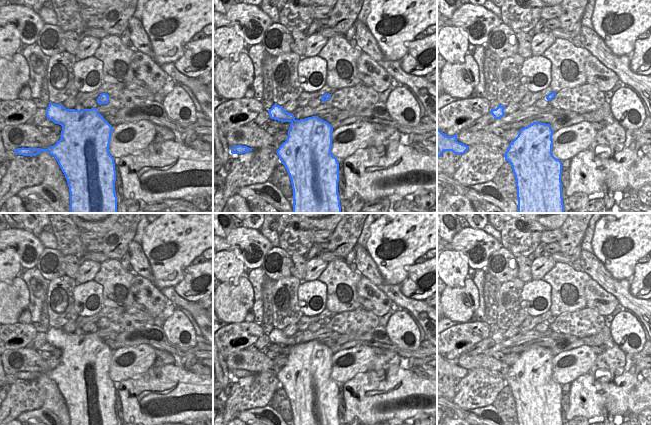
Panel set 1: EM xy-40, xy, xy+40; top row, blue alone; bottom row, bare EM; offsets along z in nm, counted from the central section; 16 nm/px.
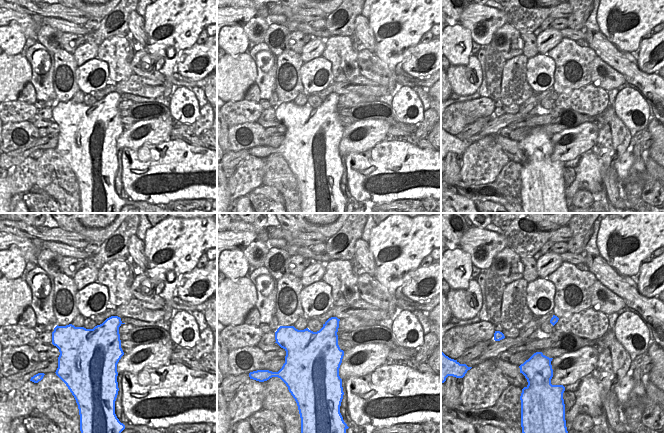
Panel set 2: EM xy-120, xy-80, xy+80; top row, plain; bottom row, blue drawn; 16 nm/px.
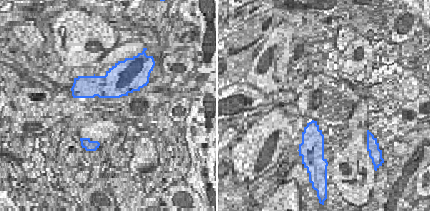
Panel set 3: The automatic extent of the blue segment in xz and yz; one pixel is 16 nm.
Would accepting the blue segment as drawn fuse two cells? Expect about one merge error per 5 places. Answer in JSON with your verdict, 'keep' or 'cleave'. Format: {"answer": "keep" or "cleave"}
{"answer": "keep"}

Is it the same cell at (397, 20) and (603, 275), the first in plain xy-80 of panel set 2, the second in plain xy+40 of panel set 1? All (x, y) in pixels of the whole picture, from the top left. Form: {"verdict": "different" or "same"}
{"verdict": "different"}

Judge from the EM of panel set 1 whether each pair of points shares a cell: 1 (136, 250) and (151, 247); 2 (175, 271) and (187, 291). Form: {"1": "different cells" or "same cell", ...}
{"1": "different cells", "2": "different cells"}

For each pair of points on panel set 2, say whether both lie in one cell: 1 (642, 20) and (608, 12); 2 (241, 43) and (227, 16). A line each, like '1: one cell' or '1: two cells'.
1: one cell
2: two cells

